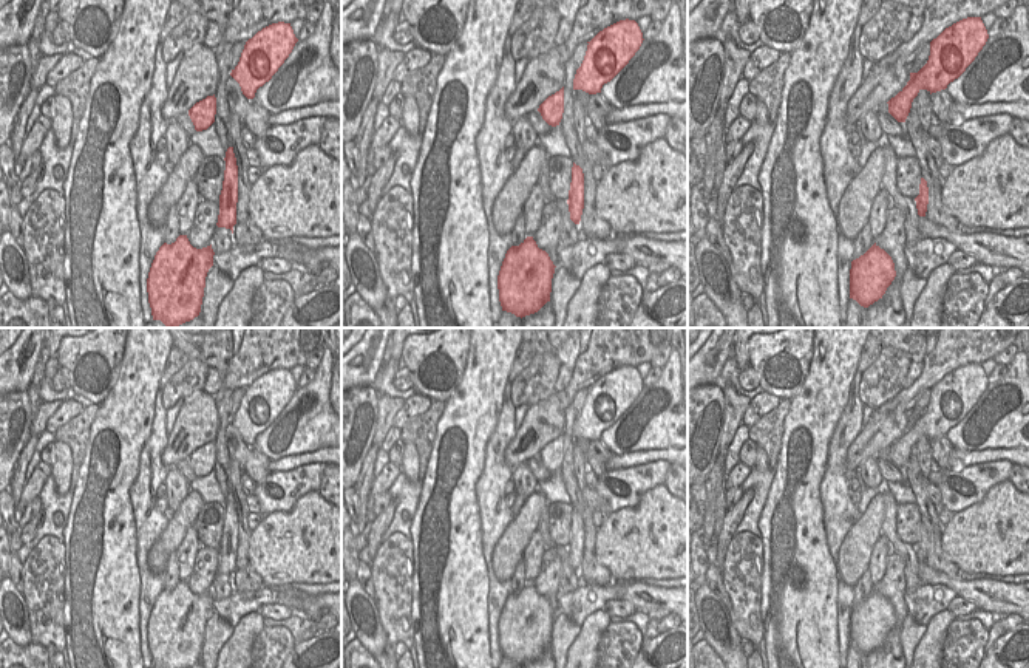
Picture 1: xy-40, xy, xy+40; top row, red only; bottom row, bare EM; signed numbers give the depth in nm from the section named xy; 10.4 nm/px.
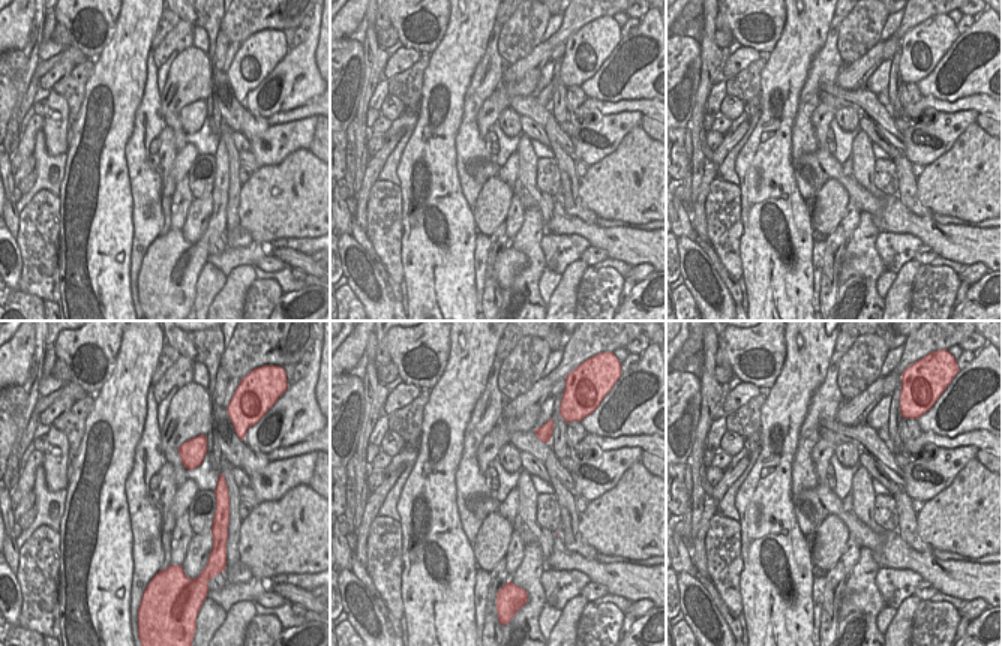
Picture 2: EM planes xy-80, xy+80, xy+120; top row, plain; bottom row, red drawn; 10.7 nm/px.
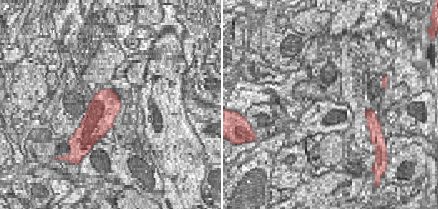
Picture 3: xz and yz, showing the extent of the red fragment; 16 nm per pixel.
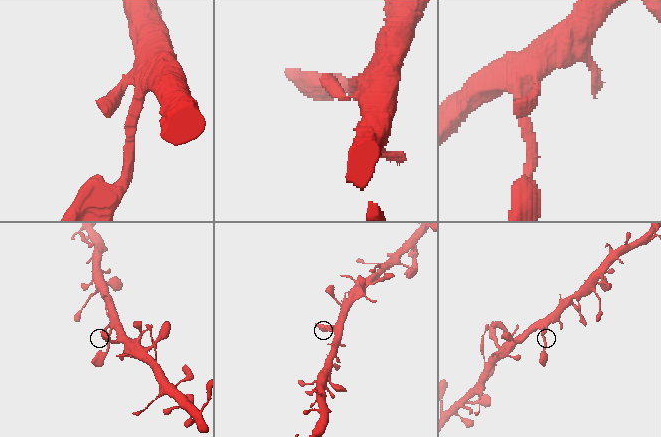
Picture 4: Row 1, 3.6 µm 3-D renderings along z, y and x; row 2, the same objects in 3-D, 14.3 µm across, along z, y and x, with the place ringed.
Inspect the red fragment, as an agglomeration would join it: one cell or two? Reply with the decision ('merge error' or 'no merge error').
no merge error

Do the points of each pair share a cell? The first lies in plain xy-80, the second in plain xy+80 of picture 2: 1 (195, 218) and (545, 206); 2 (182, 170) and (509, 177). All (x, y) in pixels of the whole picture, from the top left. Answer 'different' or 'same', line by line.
1: different
2: same

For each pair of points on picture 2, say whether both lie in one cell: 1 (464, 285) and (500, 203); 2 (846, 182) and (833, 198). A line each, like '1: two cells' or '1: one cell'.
1: two cells
2: two cells

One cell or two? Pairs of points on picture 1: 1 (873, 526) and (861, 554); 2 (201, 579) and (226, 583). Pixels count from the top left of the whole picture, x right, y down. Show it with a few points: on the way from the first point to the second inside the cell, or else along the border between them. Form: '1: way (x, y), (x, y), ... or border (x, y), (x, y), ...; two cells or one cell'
1: way (867, 532), (861, 538), (861, 548); one cell
2: border (217, 572), (210, 589); two cells

